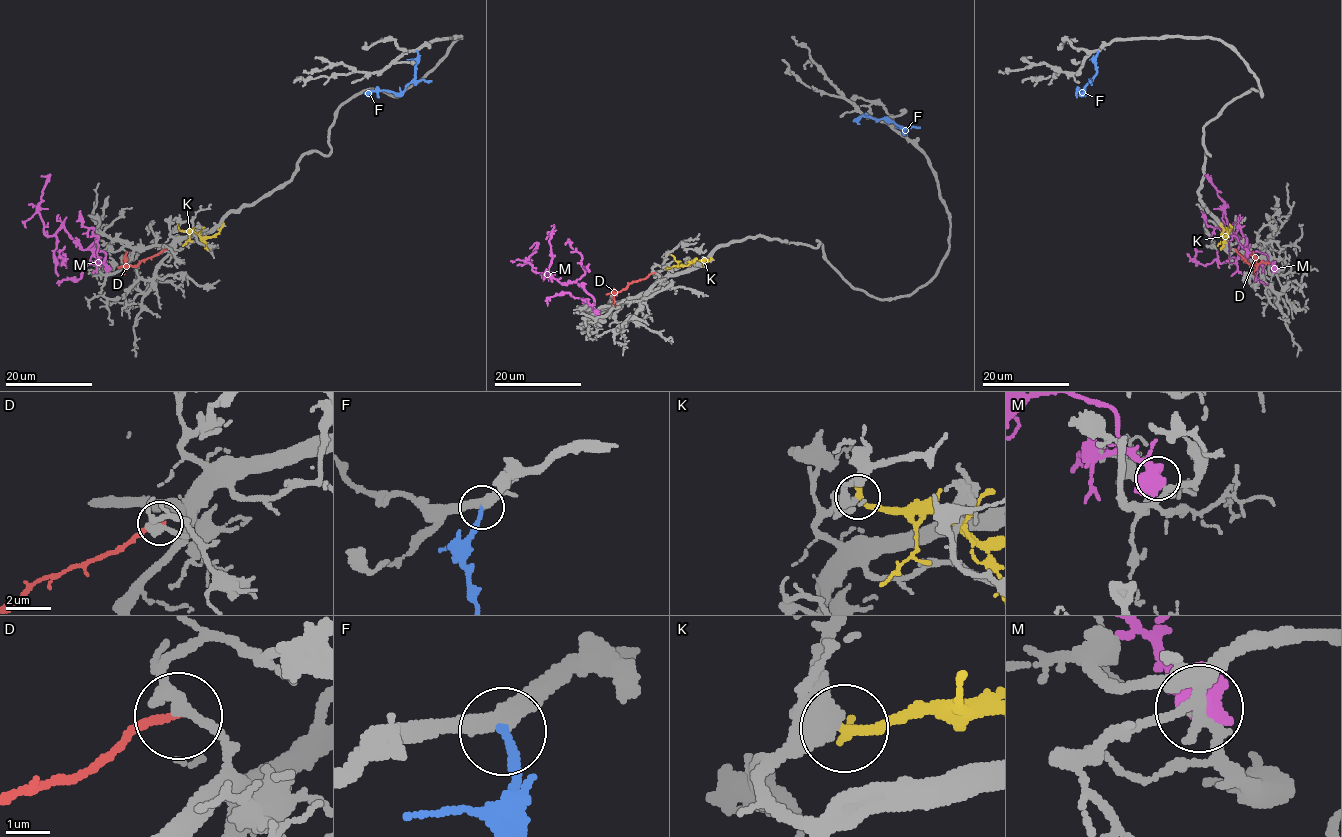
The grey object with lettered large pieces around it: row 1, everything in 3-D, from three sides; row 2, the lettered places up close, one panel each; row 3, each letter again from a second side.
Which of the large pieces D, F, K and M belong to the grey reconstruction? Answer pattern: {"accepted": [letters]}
{"accepted": ["F"]}

